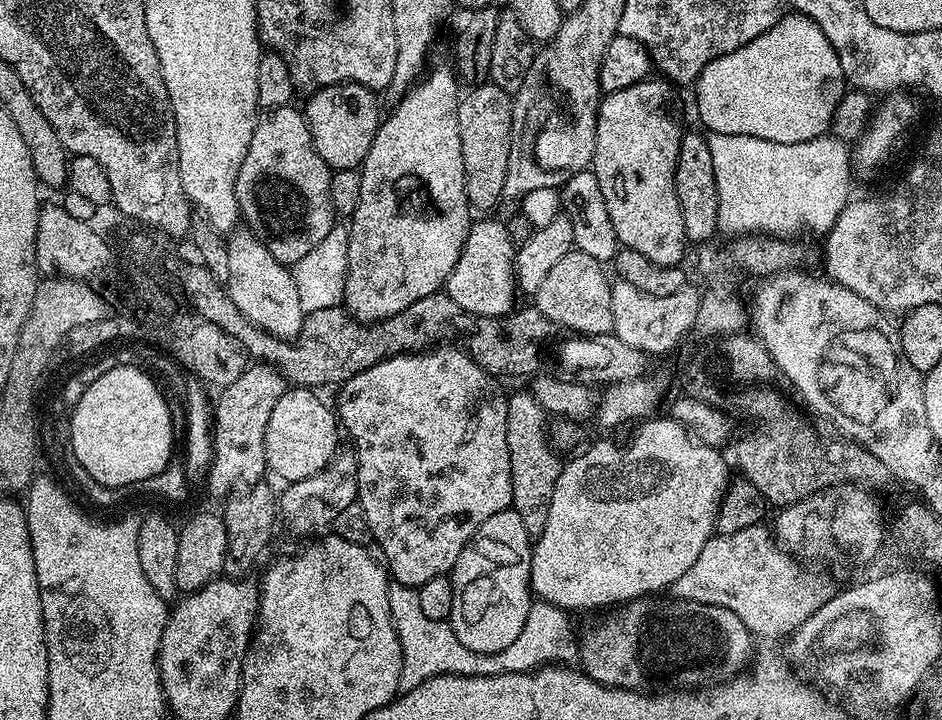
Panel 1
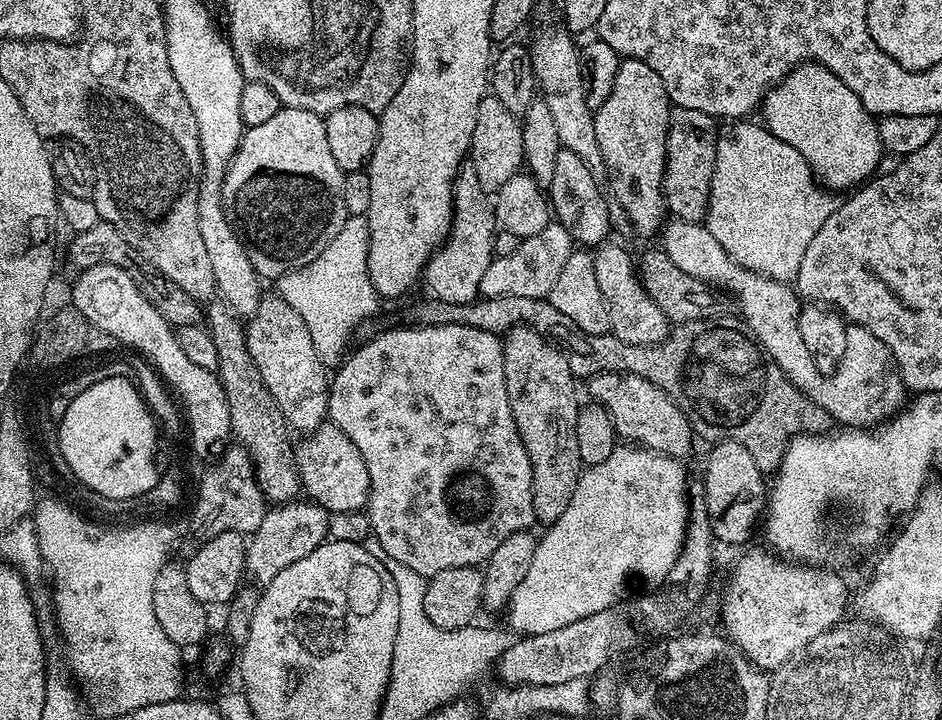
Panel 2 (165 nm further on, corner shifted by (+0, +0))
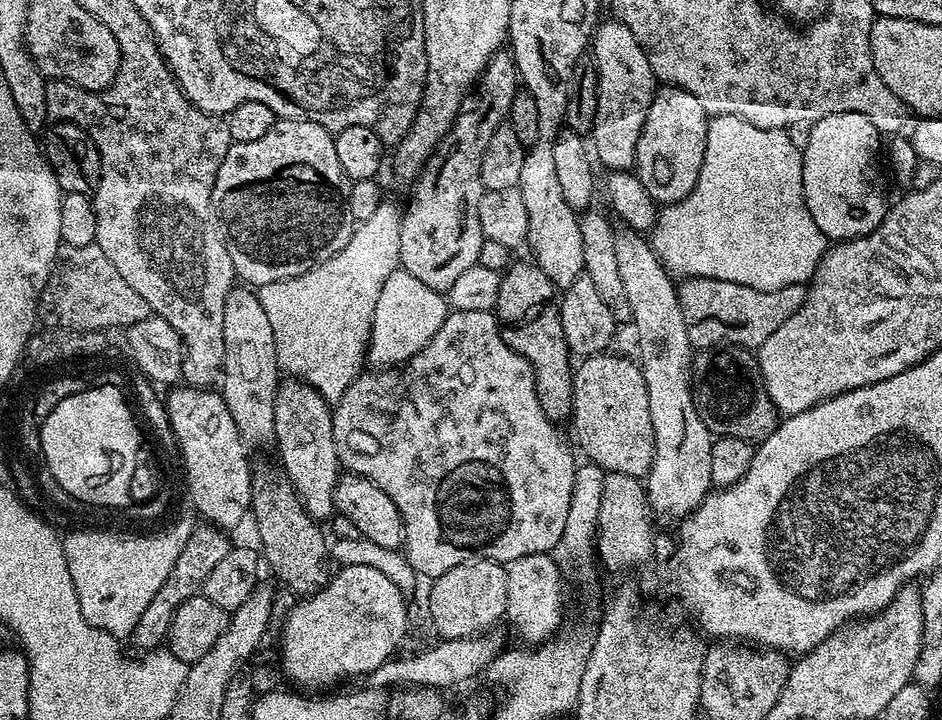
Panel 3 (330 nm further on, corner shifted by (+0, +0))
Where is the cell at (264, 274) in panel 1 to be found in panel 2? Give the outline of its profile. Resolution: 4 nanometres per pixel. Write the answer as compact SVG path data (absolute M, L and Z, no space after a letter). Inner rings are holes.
M279 294L271 295L261 299L260 309L247 321L250 358L254 358L254 366L258 366L262 382L266 382L270 394L274 394L274 402L278 402L278 410L282 410L287 418L289 429L297 433L300 431L300 434L315 432L325 423L328 415L330 376L324 373L326 365L314 350L306 322L294 314L294 310Z

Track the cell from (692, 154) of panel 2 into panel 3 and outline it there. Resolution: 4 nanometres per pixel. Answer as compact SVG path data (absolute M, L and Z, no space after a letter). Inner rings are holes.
M673 84L657 87L650 102L650 111L636 143L634 171L640 184L657 205L667 206L682 202L694 190L702 162L706 158L706 134L710 117L694 94Z

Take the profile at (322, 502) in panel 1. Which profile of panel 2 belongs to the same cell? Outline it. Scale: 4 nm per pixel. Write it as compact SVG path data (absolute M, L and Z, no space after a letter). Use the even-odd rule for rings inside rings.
M304 498L269 507L262 518L262 526L258 526L258 530L251 533L248 540L247 575L253 576L258 585L265 586L282 570L286 570L286 566L298 562L298 558L306 558L306 554L323 544L328 536L329 515L319 504Z

